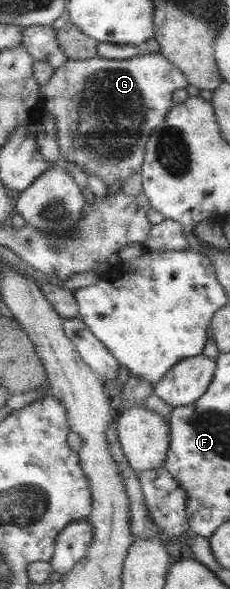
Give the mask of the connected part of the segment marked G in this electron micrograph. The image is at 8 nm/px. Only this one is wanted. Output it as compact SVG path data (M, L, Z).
M143 51L142 54L127 60L103 57L73 59L54 71L51 80L40 87L39 101L33 111L36 116L49 116L57 126L57 140L61 149L62 161L72 163L85 174L98 176L106 186L123 182L138 173L142 176L147 144L154 131L165 125L167 116L174 108L173 92L187 88L190 81L186 74L165 55Z

